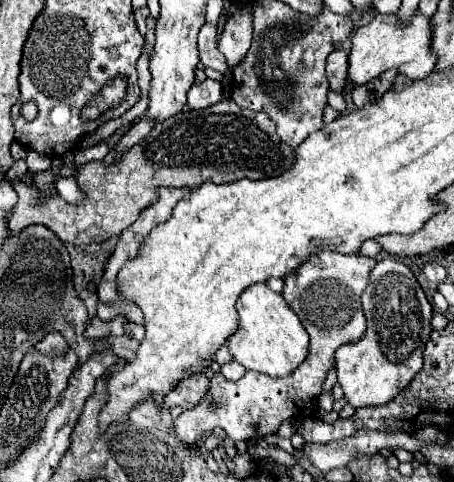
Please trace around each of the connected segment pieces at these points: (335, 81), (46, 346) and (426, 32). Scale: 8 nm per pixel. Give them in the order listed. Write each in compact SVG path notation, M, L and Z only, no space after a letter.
M334 50L328 56L326 74L330 80L330 90L342 92L346 86L346 68L348 68L348 56L342 50Z
M50 332L50 334L44 336L34 348L36 348L40 354L46 354L46 356L60 356L62 352L68 350L68 342L62 338L62 334Z
M416 10L410 22L404 24L394 14L376 14L370 24L360 26L352 36L348 78L354 84L366 84L388 68L398 68L410 80L420 80L434 70L436 62L438 56L432 52L432 20L428 16Z

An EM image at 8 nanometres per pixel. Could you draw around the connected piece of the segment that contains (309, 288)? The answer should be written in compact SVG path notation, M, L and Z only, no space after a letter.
M318 252L308 264L298 268L296 276L284 280L284 298L290 308L298 314L302 326L310 334L310 354L296 368L292 376L270 378L258 376L256 372L246 372L240 380L230 382L220 372L210 380L208 396L192 410L184 410L174 420L174 430L188 446L196 446L196 436L204 436L212 428L222 428L226 434L238 440L250 440L256 436L268 436L278 432L284 420L300 414L300 408L310 408L314 412L314 402L322 392L322 382L334 368L334 352L342 344L350 344L362 338L366 332L366 318L362 312L360 296L368 284L370 270L376 258L362 254L338 254L338 252Z

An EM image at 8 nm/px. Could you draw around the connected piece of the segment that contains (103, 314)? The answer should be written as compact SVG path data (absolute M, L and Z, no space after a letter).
M98 302L98 312L96 314L106 322L106 320L112 320L112 318L120 316L120 310L118 310L118 306L108 306L104 302Z

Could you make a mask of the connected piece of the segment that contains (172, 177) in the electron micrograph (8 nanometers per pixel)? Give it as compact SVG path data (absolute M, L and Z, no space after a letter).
M220 100L214 106L202 108L202 110L190 110L180 112L162 124L156 124L152 132L142 138L138 144L134 144L130 150L122 154L122 160L116 164L104 164L100 160L86 162L78 166L74 180L78 182L78 188L84 192L84 198L76 204L68 204L58 190L38 190L32 184L32 174L26 172L18 180L10 180L12 188L18 192L18 204L12 208L8 216L8 232L18 234L30 224L42 224L48 230L52 230L64 244L90 244L90 242L104 242L112 236L120 236L124 228L136 222L140 212L156 200L154 190L160 186L174 186L174 188L198 188L204 182L236 182L240 178L250 180L262 180L280 176L290 168L294 162L294 150L290 146L282 144L278 140L278 134L274 132L274 122L262 114L262 112L250 112L246 108L238 108L234 100Z

